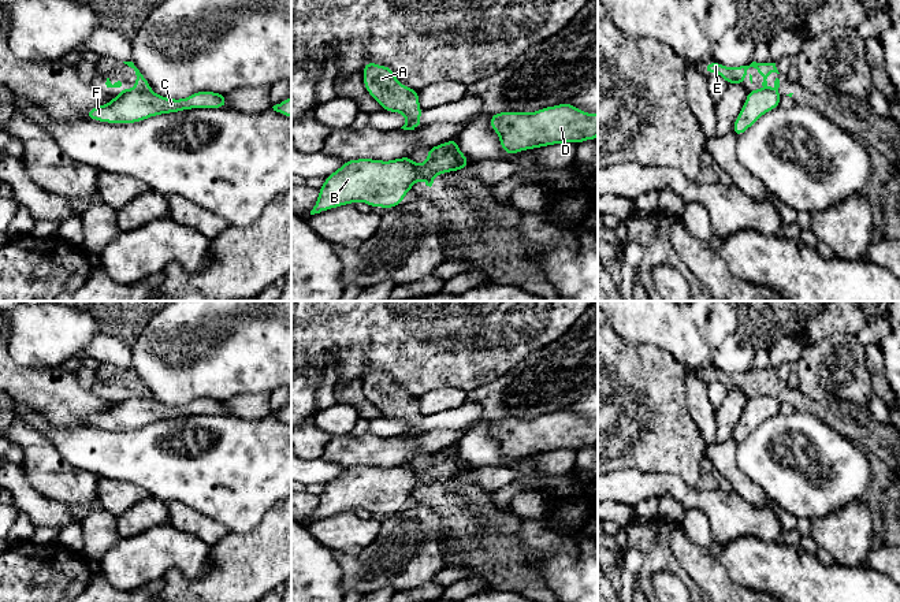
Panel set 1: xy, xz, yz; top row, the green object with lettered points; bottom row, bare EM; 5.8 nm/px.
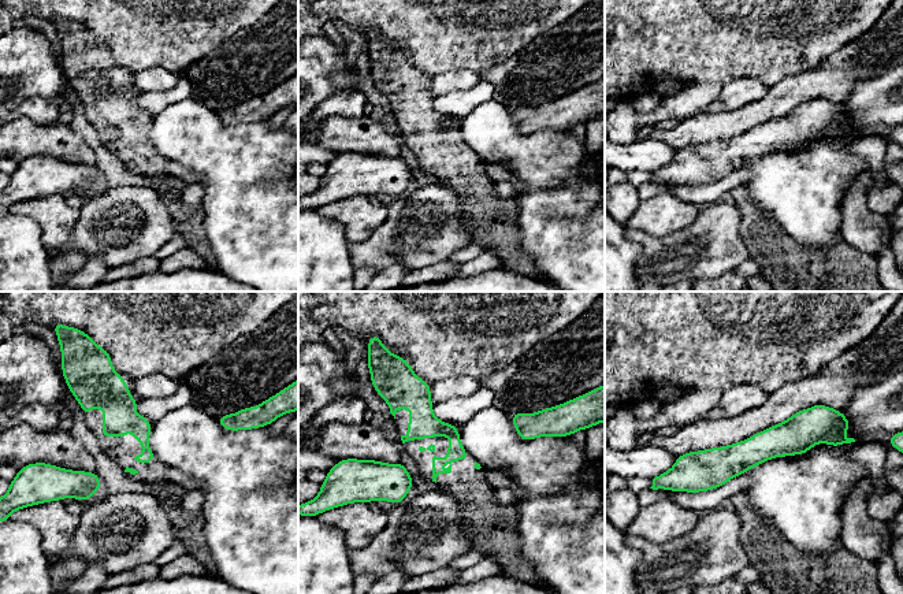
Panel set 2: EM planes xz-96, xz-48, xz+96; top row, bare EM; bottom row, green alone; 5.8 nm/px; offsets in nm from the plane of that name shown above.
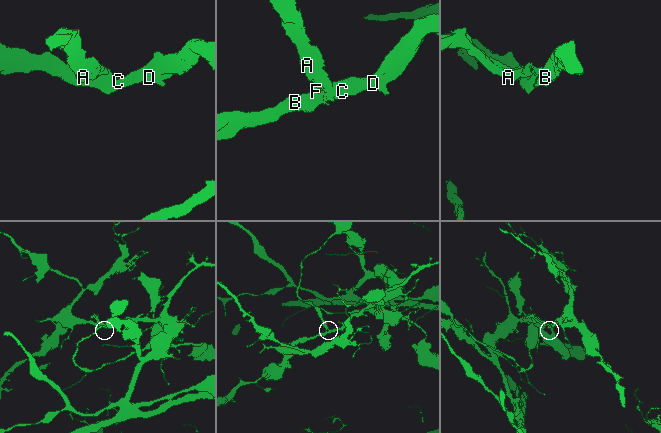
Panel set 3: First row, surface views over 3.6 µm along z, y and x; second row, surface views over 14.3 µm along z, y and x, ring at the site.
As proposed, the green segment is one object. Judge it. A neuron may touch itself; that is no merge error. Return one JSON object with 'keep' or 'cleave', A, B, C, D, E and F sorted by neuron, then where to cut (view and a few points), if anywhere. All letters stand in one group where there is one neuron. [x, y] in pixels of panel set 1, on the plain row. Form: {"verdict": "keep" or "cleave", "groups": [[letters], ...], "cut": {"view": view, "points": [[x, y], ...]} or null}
{"verdict": "cleave", "groups": [["A", "E"], ["B", "C", "D", "F"]], "cut": {"view": "xy", "points": [[149, 396], [122, 400]]}}

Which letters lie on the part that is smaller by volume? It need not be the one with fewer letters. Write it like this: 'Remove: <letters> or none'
Remove: A, E

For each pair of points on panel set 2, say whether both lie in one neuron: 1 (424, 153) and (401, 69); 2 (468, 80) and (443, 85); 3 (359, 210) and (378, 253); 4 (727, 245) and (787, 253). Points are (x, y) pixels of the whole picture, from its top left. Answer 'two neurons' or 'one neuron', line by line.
1: one neuron
2: one neuron
3: two neurons
4: two neurons

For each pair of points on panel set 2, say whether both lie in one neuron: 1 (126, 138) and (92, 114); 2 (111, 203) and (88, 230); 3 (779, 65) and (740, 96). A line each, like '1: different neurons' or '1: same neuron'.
1: same neuron
2: same neuron
3: different neurons

